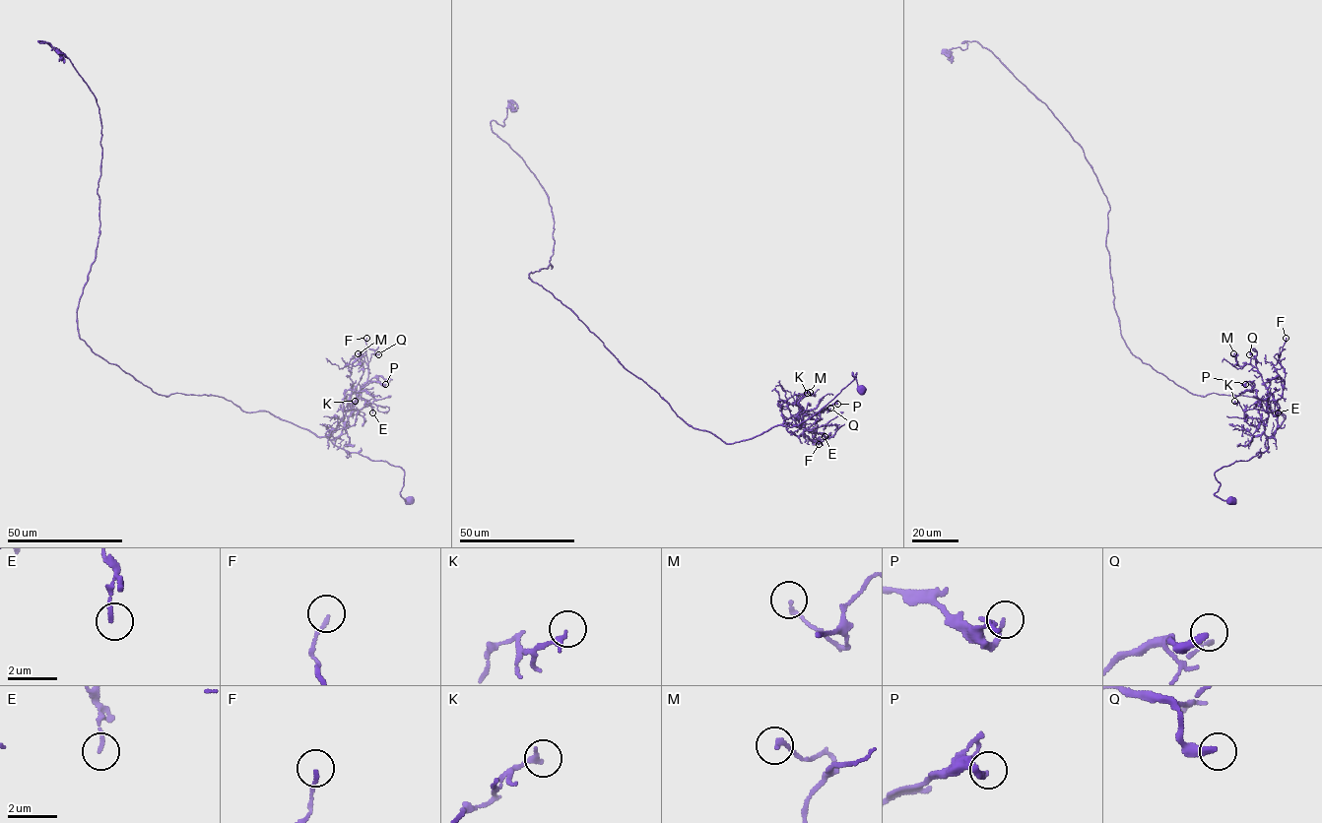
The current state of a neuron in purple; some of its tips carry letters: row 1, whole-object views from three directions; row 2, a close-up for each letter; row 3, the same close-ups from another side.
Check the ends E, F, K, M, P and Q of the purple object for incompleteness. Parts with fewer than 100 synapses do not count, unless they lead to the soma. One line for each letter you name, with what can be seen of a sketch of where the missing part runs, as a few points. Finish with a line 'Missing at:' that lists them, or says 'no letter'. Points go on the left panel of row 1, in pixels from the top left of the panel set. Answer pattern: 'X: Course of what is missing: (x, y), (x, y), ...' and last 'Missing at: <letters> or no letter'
Missing at: no letter

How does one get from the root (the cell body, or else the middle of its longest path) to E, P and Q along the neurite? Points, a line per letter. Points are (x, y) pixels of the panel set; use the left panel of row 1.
E: (410, 499), (399, 493), (401, 467), (349, 452), (329, 438), (353, 392), (369, 401), (372, 412)
P: (410, 499), (399, 493), (401, 467), (349, 452), (329, 438), (345, 414), (346, 390), (385, 384)
Q: (410, 499), (399, 493), (401, 467), (349, 452), (329, 438), (347, 410), (353, 363), (367, 348), (378, 354)

